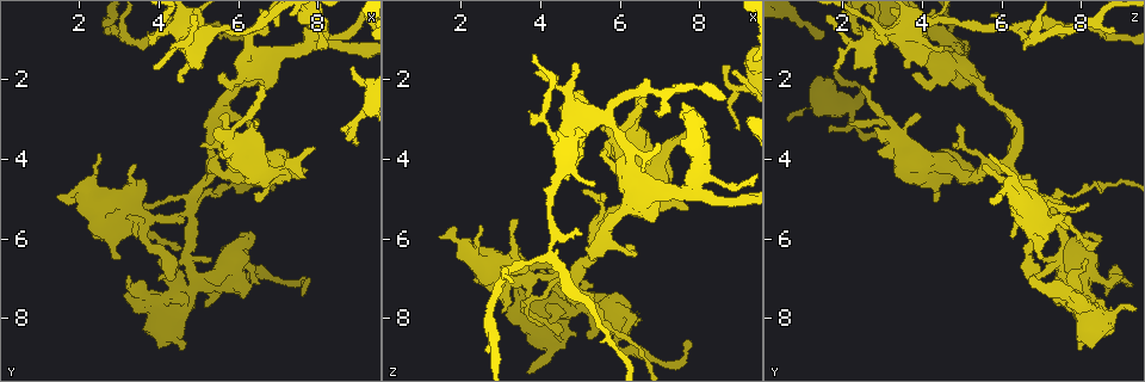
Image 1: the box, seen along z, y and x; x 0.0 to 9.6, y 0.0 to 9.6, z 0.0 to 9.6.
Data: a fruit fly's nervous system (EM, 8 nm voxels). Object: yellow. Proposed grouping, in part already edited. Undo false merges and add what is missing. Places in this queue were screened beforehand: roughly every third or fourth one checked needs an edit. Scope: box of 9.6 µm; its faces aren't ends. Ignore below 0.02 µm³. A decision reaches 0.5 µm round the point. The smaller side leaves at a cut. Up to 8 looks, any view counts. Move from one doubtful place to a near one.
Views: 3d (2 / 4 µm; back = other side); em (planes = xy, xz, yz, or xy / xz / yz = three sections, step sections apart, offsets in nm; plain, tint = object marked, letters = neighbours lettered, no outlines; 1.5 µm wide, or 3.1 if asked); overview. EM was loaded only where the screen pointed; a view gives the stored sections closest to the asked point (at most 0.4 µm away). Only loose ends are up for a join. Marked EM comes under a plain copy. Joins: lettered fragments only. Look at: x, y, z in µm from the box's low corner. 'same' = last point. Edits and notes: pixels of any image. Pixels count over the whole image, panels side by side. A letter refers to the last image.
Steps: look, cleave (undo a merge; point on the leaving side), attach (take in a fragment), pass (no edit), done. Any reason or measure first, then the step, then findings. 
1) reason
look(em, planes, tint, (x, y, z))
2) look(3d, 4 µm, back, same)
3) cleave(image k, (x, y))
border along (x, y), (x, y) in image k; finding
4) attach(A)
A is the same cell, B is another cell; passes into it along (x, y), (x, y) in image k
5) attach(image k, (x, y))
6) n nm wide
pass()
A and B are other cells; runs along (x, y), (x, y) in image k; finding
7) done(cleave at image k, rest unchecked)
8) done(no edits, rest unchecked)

free end
look(3d, 2 µm, (4.65, 2.15, 2.75))

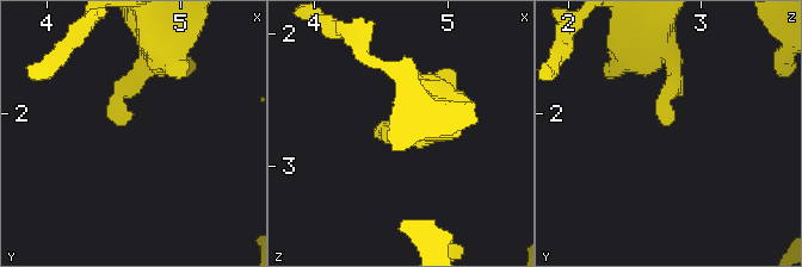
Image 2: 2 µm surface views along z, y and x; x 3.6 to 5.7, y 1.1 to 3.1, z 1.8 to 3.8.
need the tissue
look(em, planes, letters, (4.58, 2.08, 2.76))

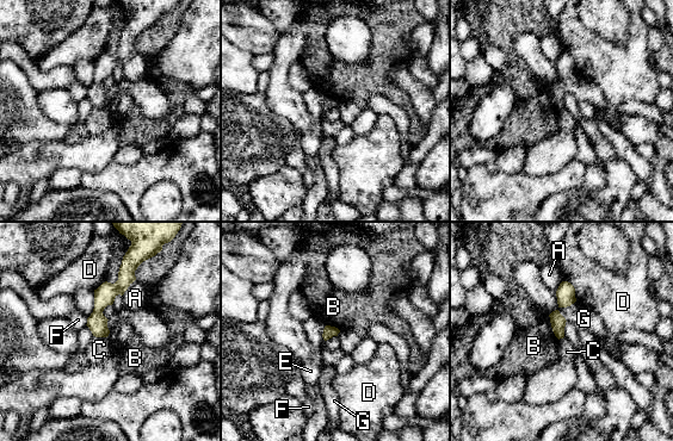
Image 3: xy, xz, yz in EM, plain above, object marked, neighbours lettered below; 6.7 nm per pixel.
pass()
A, B, C, D, E, F and G are other cells; none of them fits

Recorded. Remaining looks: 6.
branch stops here
look(em, 3.1 µm, planes, letters, (8.95, 3.60, 3.30))

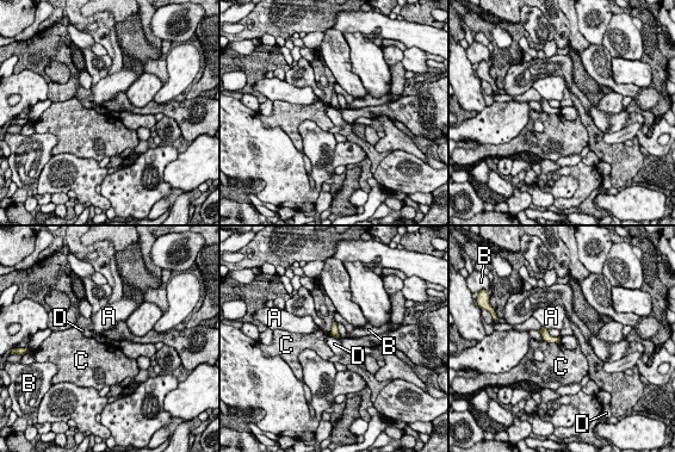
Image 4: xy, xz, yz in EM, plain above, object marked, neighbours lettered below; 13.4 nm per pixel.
pass()
A, B, C and D are other cells; none of them fits

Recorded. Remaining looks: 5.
free end
look(em, yz, step 8, tint, (8.85, 1.75, 1.80))

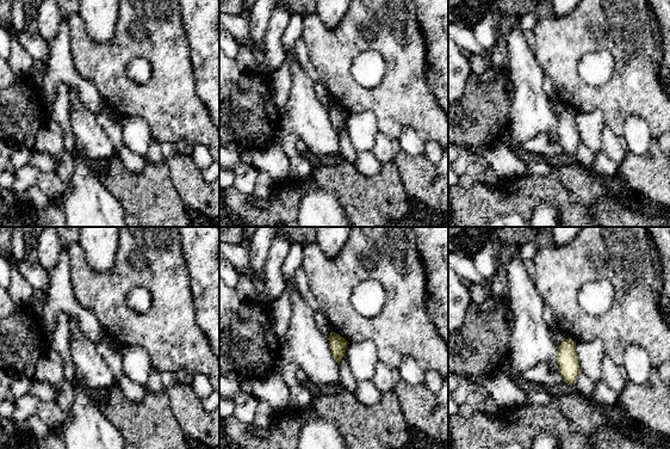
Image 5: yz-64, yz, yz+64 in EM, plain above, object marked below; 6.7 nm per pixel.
another direction
look(em, planes, letters, same)

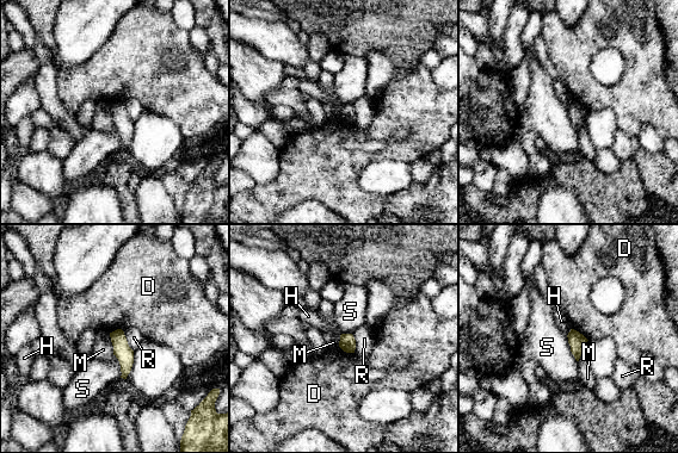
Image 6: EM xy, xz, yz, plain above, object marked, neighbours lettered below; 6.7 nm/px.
S touches over 200 nm
pass()
D, H, M, R and S are other cells; border along (109, 333), (113, 354) in image 6; none of them fits

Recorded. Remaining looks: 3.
done(no edits, rest unchecked)

